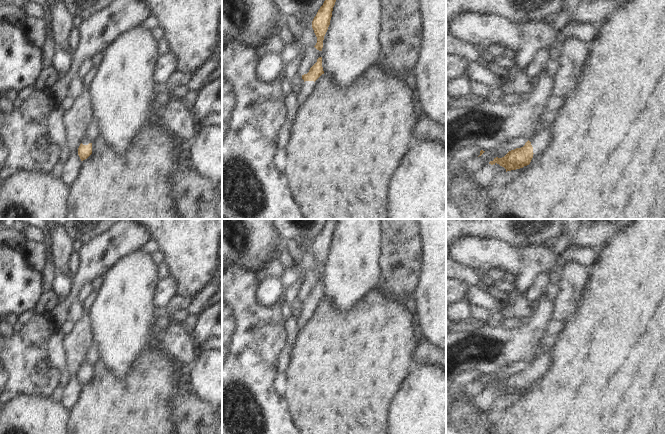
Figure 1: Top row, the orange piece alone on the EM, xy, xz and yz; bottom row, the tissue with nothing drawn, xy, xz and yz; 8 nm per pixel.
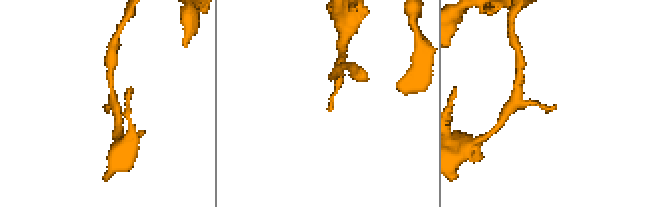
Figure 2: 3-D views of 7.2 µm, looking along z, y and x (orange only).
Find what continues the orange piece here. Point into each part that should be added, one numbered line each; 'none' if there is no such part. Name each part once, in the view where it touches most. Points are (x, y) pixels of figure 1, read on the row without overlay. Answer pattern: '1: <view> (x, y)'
1: yz (541, 364)

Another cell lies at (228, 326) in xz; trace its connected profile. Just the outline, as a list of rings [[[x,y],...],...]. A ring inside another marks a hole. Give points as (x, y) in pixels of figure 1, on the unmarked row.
[[[222,299],[222,365],[226,360],[230,347],[230,339],[234,329],[235,325],[234,318],[232,316],[232,309]]]

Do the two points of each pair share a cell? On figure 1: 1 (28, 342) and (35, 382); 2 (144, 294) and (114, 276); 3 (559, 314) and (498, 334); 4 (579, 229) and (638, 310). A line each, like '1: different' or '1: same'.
1: same
2: same
3: different
4: different

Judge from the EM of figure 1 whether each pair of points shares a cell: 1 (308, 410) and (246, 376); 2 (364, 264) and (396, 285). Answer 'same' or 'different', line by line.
1: different
2: different

